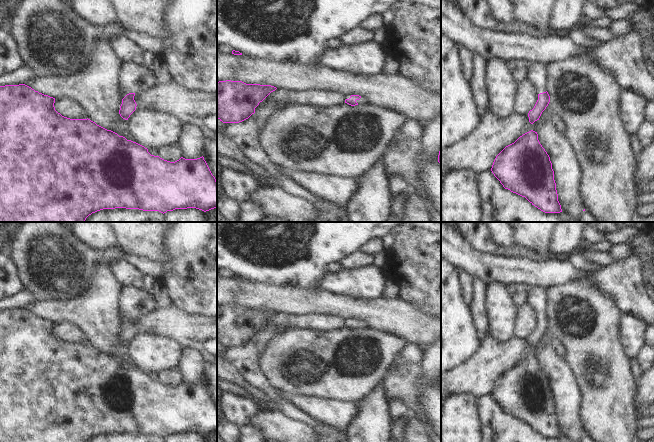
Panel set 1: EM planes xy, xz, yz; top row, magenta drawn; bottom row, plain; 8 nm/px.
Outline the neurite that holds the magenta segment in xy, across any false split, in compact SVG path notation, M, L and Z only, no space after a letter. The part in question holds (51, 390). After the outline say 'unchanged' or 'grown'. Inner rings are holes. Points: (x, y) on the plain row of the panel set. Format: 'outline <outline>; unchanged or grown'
outline M25 308L0 310L0 442L87 442L103 433L139 433L166 437L175 433L196 432L204 436L217 431L217 405L204 381L170 386L151 379L144 370L107 354L90 343L70 343L55 334L55 322L35 315Z; unchanged

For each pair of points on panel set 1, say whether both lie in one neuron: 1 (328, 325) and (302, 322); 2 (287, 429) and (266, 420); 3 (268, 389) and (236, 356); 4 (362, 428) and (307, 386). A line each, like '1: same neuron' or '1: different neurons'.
1: same neuron
2: same neuron
3: same neuron
4: different neurons

